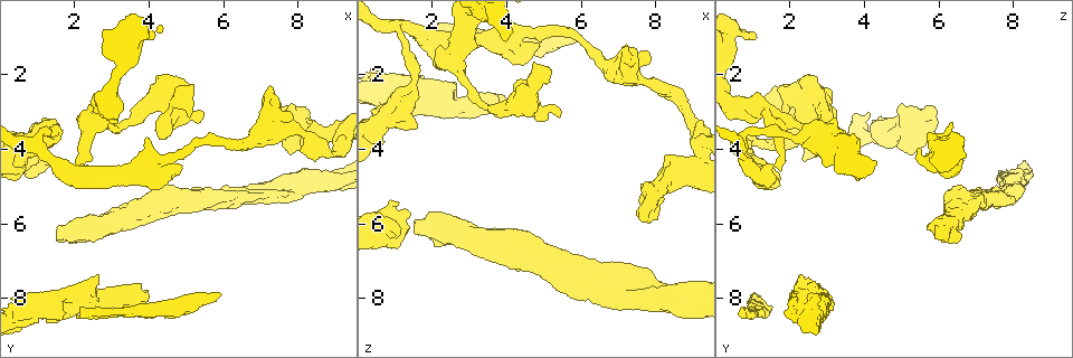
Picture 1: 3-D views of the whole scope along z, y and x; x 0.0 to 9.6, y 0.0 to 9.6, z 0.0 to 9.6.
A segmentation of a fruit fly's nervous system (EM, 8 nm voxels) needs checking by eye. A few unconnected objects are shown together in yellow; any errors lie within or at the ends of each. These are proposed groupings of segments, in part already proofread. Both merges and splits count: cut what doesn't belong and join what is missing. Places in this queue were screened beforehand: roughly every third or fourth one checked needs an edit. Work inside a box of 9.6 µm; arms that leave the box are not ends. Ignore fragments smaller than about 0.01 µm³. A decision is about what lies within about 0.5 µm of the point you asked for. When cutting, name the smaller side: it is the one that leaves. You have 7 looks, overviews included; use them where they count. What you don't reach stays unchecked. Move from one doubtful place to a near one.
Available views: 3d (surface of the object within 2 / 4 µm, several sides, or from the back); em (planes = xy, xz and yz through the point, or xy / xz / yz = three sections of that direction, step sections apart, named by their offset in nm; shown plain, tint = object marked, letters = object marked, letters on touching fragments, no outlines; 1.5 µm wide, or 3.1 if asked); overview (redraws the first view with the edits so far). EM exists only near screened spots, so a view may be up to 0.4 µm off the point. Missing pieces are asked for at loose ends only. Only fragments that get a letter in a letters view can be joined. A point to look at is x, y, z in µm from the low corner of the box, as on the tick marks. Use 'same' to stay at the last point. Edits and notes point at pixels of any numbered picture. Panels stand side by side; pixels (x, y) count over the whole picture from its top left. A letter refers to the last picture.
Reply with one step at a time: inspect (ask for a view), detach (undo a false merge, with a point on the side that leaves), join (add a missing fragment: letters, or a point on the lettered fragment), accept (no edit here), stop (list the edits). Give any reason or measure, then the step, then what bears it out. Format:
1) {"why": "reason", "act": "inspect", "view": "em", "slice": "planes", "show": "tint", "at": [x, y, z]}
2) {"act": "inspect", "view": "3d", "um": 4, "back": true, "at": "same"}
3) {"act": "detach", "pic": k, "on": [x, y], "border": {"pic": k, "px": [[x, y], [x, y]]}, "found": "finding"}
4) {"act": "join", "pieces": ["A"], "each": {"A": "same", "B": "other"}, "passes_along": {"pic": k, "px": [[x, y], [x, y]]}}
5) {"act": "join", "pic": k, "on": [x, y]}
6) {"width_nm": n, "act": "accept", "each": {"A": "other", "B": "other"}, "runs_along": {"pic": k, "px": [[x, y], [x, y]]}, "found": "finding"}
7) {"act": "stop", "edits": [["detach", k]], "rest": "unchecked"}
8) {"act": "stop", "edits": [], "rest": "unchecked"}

{"why": "calibre changes", "act": "inspect", "view": "3d", "um": 4, "at": [6.65, 5.35, 7.60]}

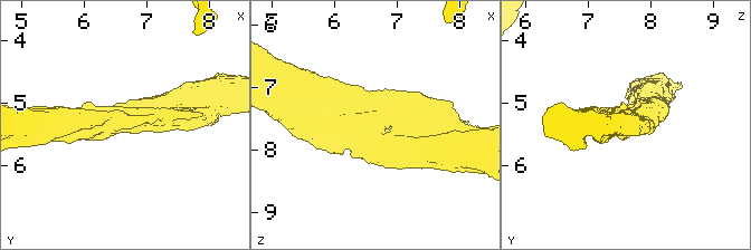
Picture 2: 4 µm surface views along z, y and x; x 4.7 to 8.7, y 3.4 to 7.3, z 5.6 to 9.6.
{"act": "inspect", "view": "em", "slice": "planes", "show": "letters", "at": [6.60, 5.30, 7.60]}

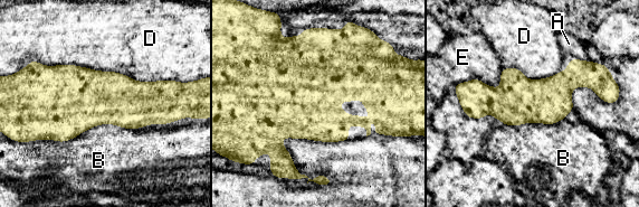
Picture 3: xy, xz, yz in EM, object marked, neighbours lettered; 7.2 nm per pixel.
{"act": "accept", "each": {"A": "other", "B": "other", "D": "other", "E": "other"}, "border": {"pic": 3, "px": [[155, 123], [37, 140]]}, "found": "all the same cell"}

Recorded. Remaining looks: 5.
{"why": "free end", "act": "inspect", "view": "3d", "um": 4, "at": [4.35, 3.05, 2.15]}

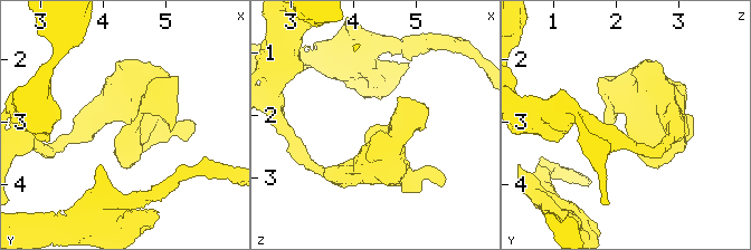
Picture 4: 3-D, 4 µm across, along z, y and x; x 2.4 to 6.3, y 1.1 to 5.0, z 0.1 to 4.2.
{"act": "inspect", "view": "em", "slice": "yz", "step": 4, "show": "tint", "at": [4.35, 3.05, 2.15]}

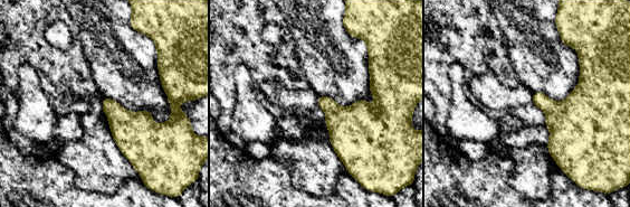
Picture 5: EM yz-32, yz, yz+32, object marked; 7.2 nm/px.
{"why": "cut it another way", "act": "inspect", "view": "em", "slice": "xz", "step": 8, "show": "letters", "at": "same"}

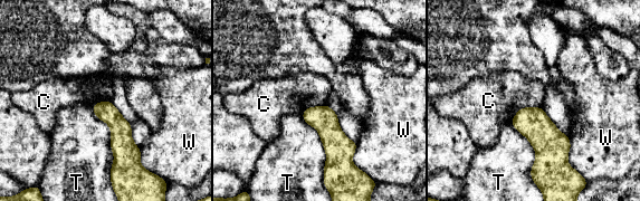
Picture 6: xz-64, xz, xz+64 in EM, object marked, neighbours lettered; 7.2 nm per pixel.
{"act": "accept", "each": {"C": "other", "T": "other", "W": "other"}, "runs_along": {"pic": 6, "px": [[102, 104], [120, 126], [116, 165]]}, "found": "none of them fits"}

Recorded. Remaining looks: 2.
{"why": "two arms in line, one across", "act": "inspect", "view": "3d", "um": 2, "at": [4.65, 4.25, 0.85]}

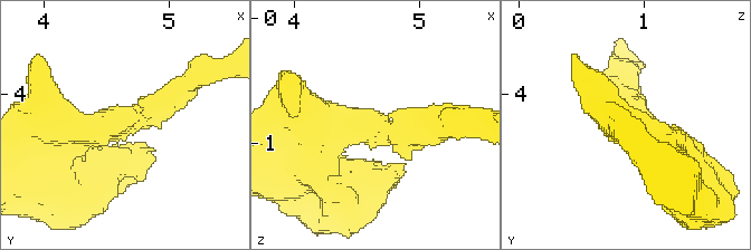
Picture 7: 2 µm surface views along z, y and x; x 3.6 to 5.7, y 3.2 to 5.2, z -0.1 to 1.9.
{"arms": 3, "arm_widths_nm": [200, 300, 400], "act": "inspect", "view": "em", "slice": "planes", "show": "letters", "at": [4.58, 4.20, 0.86]}

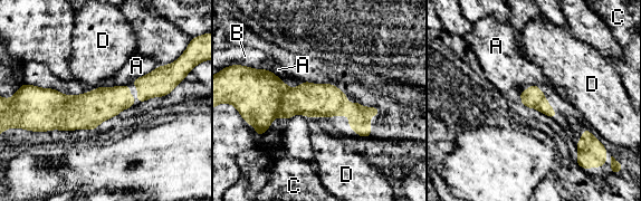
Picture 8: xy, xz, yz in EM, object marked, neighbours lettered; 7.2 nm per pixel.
{"act": "accept", "each": {"A": "other", "B": "other", "C": "other", "D": "other"}, "runs_along": {"pic": 8, "px": [[170, 85], [101, 104], [38, 96]]}, "found": "continuous, no second cell"}

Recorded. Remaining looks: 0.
{"act": "stop", "edits": [], "rest": "unchecked"}

